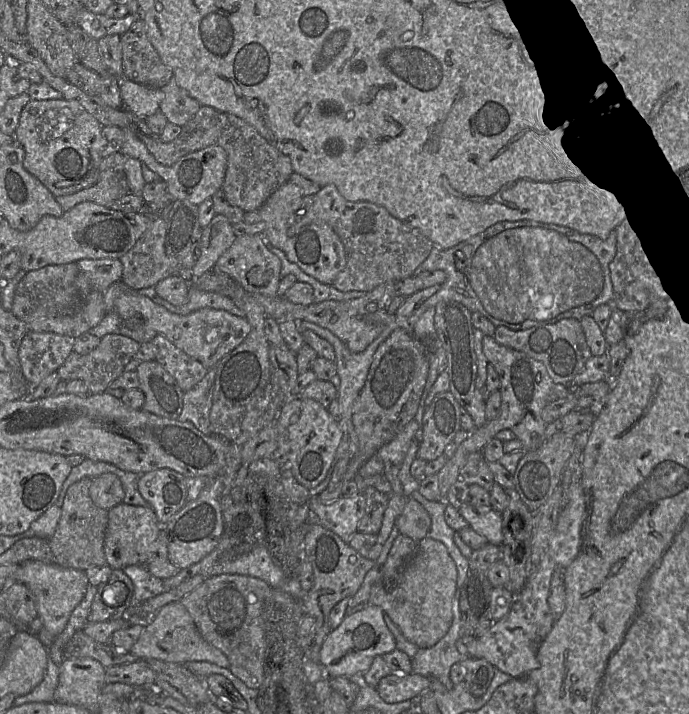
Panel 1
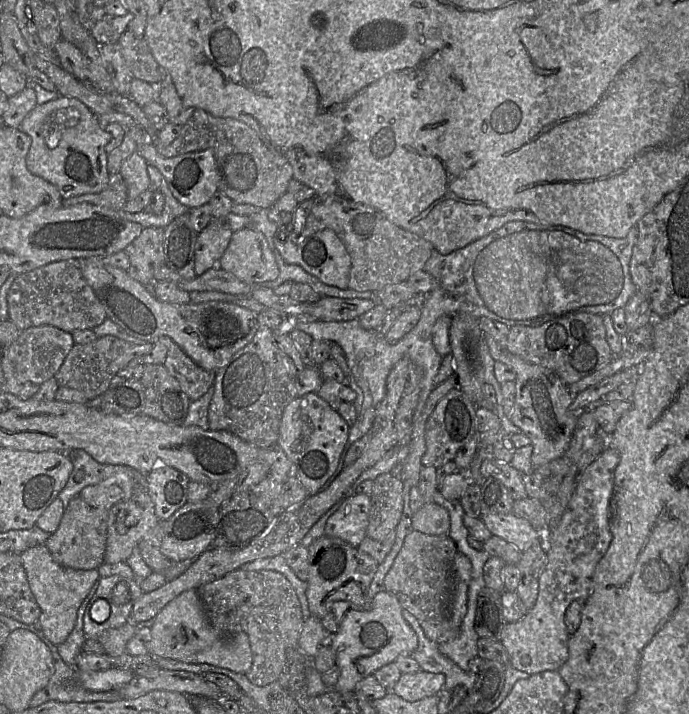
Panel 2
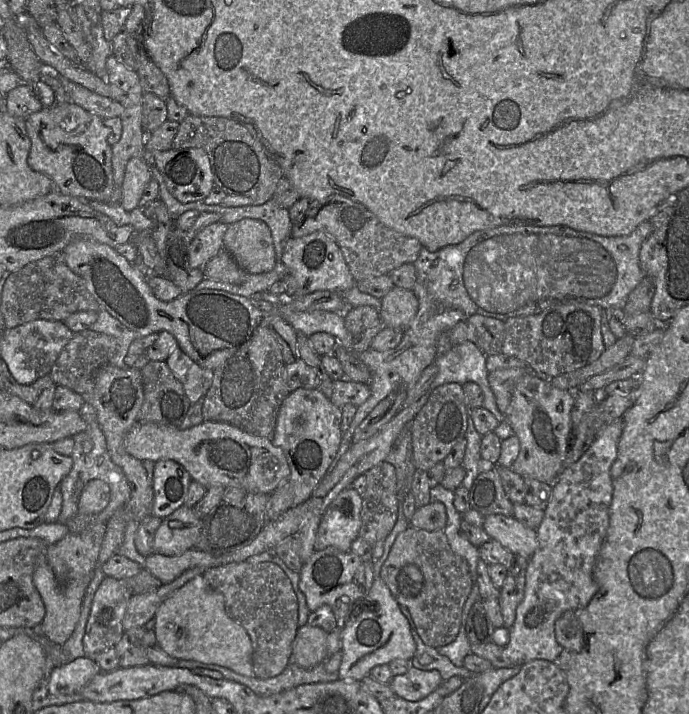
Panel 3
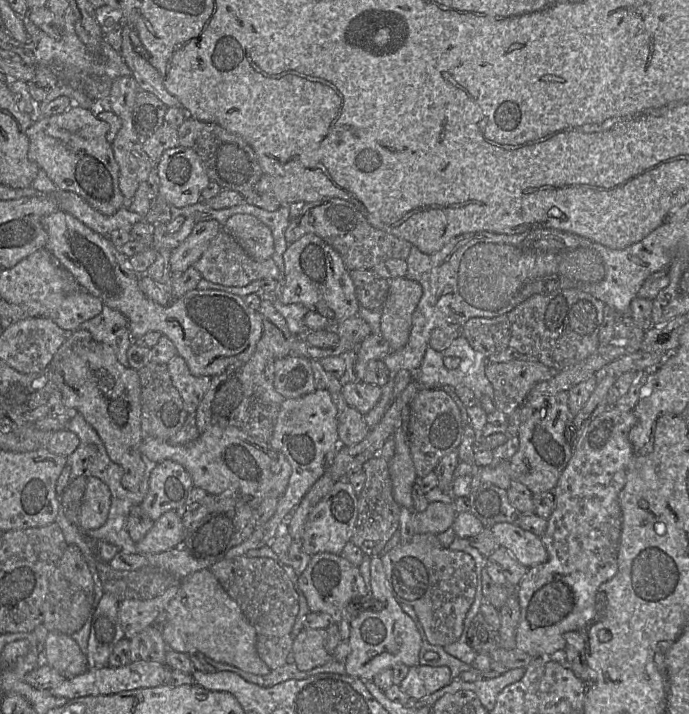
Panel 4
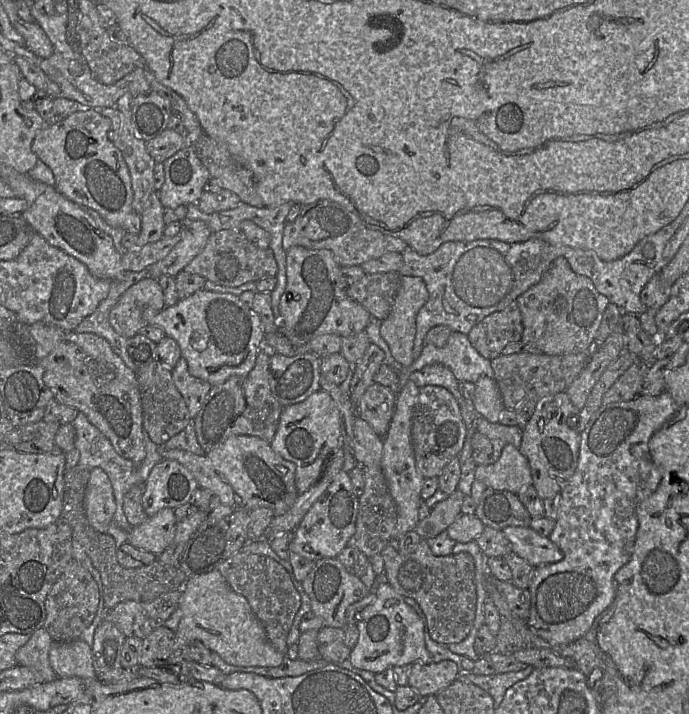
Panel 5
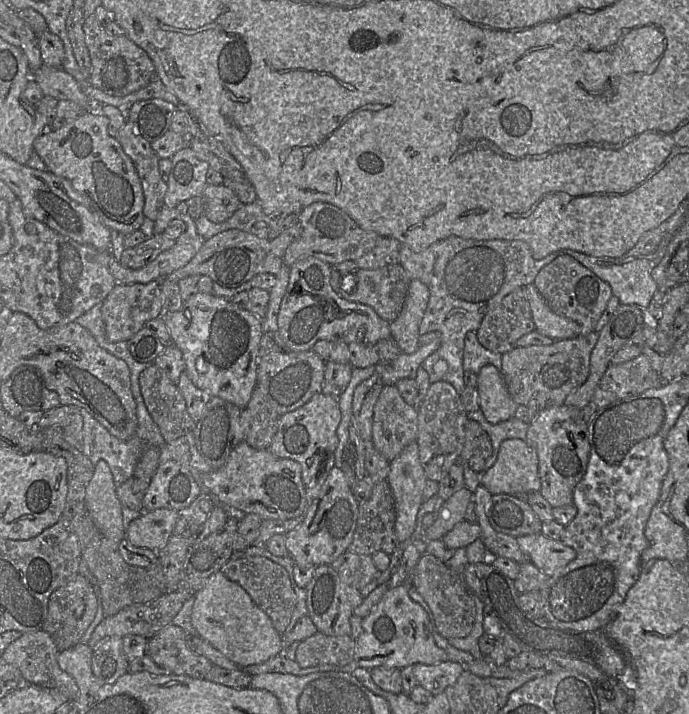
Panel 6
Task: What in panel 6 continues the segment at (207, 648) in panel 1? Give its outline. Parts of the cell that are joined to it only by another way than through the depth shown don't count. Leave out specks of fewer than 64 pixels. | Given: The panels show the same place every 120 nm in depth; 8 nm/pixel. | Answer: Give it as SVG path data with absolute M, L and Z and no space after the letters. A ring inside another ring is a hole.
M221 571L213 573L194 596L192 626L230 661L244 668L261 664L283 652L283 639L269 616L257 607L247 592Z

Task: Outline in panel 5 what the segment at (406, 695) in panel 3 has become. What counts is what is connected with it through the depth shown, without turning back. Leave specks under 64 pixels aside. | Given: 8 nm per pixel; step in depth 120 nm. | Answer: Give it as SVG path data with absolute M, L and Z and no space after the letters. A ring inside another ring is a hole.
M451 660L437 663L412 664L408 676L408 686L421 697L436 695L457 679L460 671Z

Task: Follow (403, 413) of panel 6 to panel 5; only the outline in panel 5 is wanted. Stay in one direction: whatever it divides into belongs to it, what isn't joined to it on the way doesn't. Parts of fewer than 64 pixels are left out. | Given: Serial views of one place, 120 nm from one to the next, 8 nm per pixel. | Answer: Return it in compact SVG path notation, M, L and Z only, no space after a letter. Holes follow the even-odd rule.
M373 383L362 395L356 413L374 432L384 437L389 429L396 404L396 396L390 388Z

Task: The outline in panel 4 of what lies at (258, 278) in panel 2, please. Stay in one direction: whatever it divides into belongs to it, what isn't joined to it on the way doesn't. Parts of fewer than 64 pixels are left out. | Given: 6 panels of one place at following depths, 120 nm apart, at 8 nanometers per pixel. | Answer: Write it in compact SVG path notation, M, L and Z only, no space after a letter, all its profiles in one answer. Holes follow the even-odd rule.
M250 214L233 215L222 229L230 234L252 259L263 261L272 258L272 232L256 217Z

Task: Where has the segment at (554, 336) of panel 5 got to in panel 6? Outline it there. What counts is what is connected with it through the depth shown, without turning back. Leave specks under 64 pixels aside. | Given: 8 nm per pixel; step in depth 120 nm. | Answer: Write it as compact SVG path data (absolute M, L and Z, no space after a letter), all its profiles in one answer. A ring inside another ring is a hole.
M569 255L559 256L550 264L543 267L537 274L534 280L534 285L554 313L571 319L580 325L580 335L587 335L588 333L595 331L600 317L606 310L607 304L613 296L608 283L598 278L593 272Z

